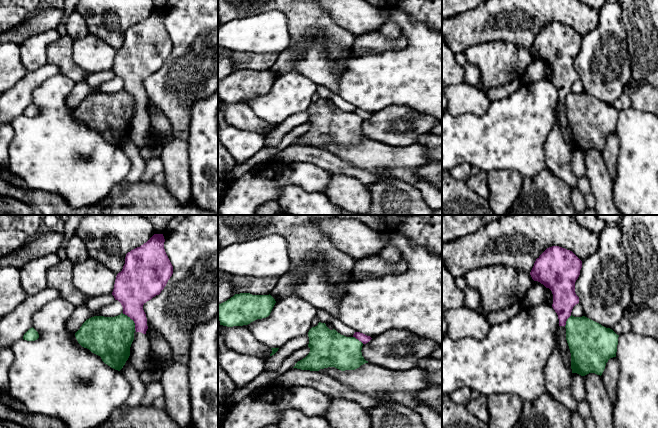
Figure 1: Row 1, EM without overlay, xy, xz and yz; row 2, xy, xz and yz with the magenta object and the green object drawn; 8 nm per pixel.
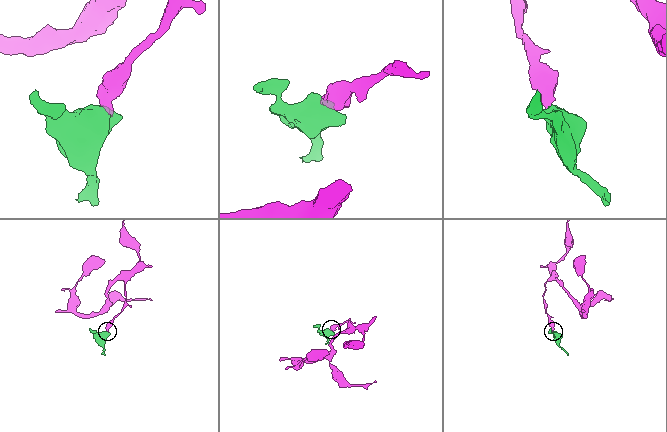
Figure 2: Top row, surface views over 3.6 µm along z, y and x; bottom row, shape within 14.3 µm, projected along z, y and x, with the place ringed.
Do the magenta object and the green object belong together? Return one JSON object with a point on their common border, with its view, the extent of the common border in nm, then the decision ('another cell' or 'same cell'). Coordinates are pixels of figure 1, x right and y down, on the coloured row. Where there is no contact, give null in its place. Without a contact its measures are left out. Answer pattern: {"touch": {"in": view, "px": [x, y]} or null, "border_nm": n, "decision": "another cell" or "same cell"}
{"touch": {"in": "xy", "px": [132, 319]}, "border_nm": 170, "decision": "another cell"}

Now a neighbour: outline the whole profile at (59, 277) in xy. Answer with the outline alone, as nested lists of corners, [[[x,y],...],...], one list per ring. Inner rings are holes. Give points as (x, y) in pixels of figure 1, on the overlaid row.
[[[68,259],[61,260],[47,271],[47,287],[60,292],[61,298],[74,307],[85,305],[85,295],[73,284],[73,263]]]

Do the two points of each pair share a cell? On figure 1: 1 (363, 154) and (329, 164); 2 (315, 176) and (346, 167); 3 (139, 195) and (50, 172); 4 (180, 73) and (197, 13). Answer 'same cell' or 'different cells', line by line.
1: different cells
2: different cells
3: different cells
4: same cell

